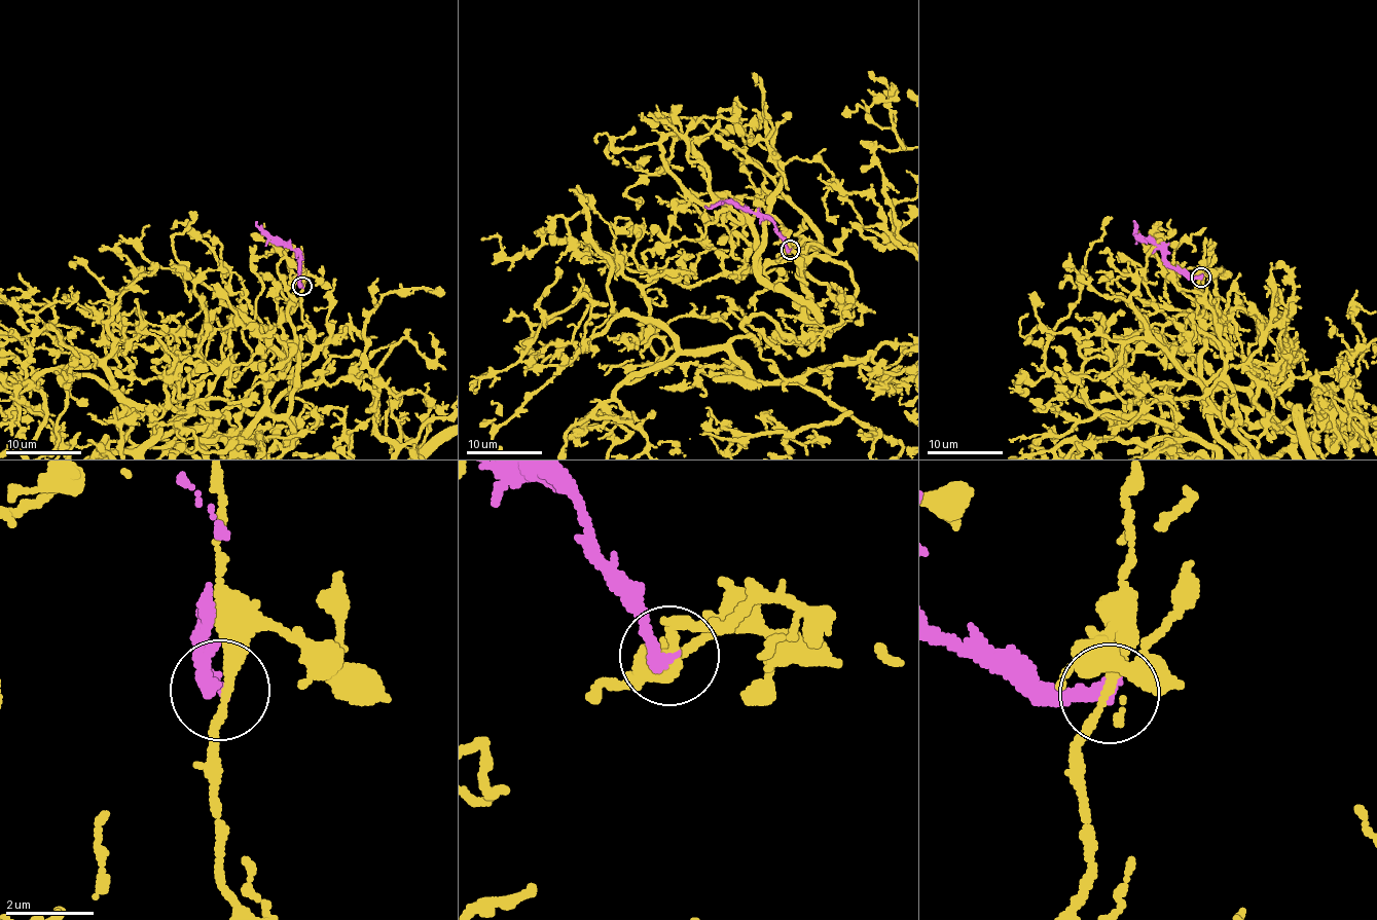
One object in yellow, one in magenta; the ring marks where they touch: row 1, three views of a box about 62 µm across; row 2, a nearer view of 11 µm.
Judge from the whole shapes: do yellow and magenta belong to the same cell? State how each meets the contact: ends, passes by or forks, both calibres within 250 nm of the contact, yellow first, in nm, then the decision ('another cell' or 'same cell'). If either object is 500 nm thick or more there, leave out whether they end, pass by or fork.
yellow passes by | magenta ends | 260/280 nm | another cell

